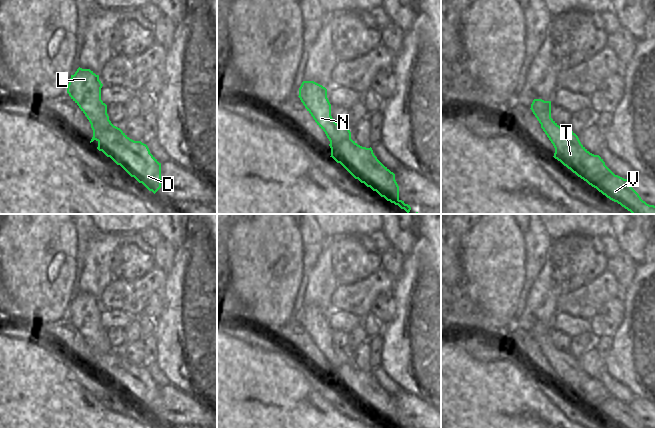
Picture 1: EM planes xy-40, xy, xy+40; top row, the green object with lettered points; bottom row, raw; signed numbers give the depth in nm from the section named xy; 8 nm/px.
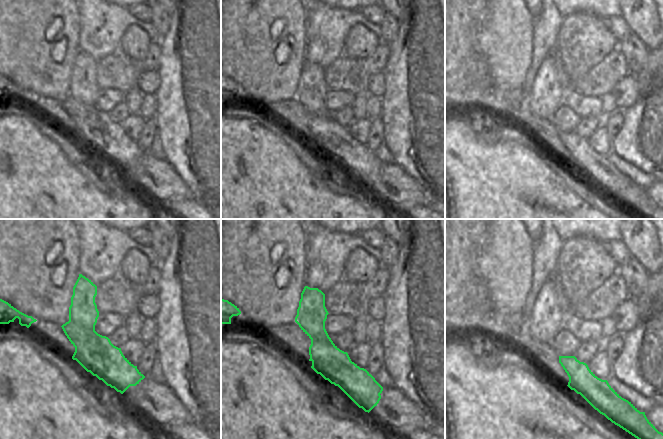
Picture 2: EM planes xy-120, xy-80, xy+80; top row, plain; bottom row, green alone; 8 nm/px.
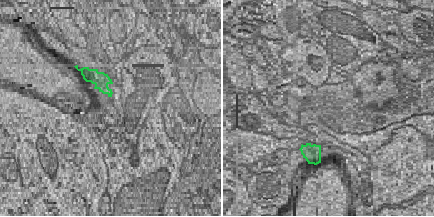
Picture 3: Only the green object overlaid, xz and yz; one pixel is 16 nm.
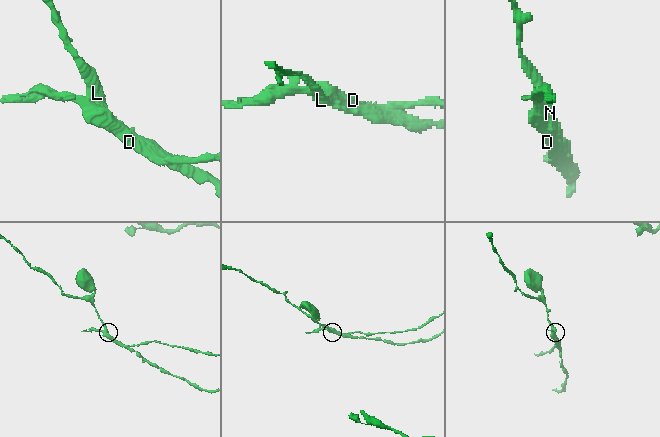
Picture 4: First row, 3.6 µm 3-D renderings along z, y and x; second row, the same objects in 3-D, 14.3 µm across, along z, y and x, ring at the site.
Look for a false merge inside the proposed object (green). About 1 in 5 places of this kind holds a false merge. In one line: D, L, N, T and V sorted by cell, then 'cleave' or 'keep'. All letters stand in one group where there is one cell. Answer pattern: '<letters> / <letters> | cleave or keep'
D V / L N T | cleave

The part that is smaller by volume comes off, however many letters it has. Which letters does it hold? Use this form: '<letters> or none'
D, V.

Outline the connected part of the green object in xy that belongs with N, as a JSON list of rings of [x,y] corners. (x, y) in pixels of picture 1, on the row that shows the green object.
[[[303,81],[299,88],[298,96],[311,114],[317,125],[325,132],[330,141],[331,156],[337,163],[340,163],[355,179],[372,187],[374,179],[369,179],[361,173],[352,163],[349,163],[341,153],[338,145],[351,139],[349,125],[338,125],[331,116],[331,104],[327,98],[327,89],[314,81]]]

